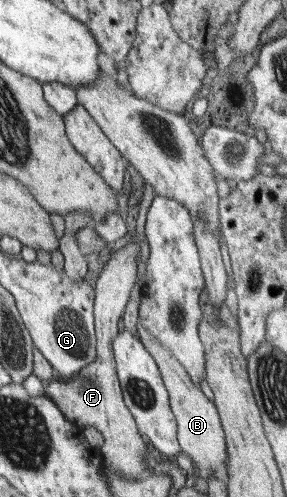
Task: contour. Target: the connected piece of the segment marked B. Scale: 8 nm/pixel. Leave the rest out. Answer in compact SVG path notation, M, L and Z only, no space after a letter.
M140 323L137 331L141 343L153 356L159 366L163 383L169 394L169 403L177 420L177 439L181 446L181 452L190 456L199 478L205 480L209 473L225 477L227 472L227 454L225 445L225 433L214 402L204 395L200 387L195 385L188 371L182 363L157 338L149 333L149 330Z

